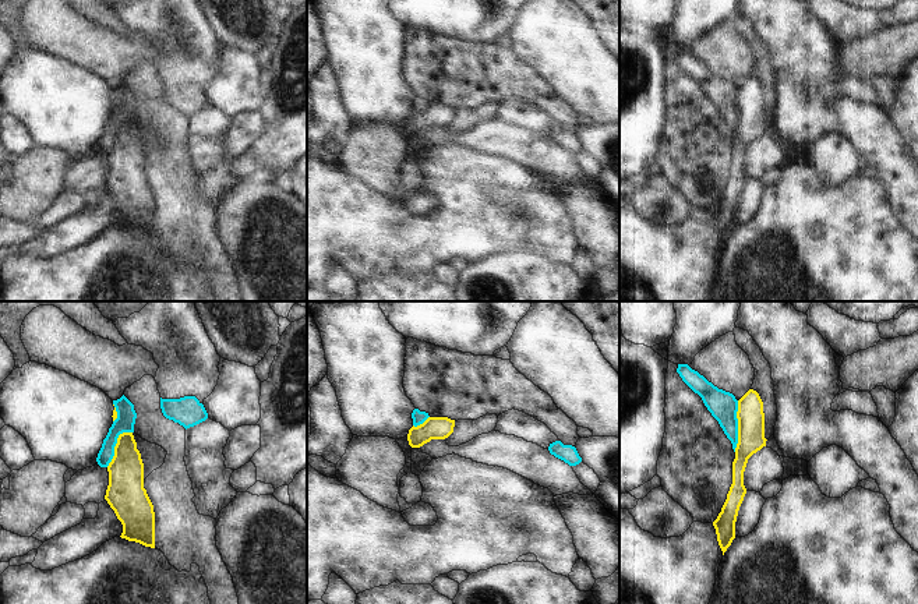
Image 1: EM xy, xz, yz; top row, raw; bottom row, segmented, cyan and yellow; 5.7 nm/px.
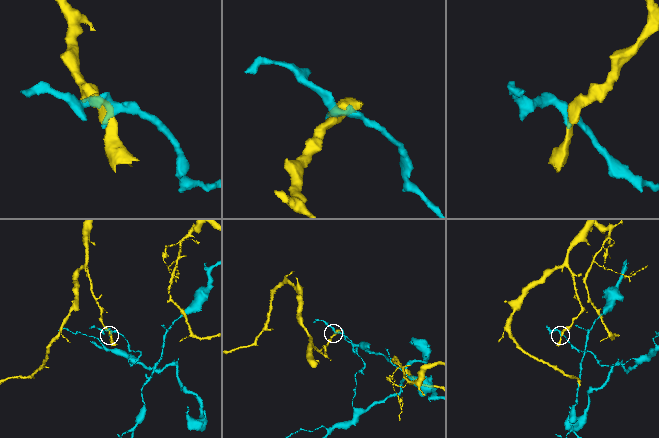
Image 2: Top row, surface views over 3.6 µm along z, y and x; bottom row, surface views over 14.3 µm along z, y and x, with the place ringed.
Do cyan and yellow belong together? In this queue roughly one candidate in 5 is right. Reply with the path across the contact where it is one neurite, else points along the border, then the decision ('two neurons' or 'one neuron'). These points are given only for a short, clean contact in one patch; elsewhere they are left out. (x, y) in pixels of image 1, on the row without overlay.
border along yz (738, 88), (737, 134), (734, 138); two neurons

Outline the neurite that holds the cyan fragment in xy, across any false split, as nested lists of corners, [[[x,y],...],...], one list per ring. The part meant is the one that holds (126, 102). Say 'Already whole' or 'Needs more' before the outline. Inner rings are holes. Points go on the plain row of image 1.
Already whole. [[[124,82],[120,86],[113,88],[113,92],[117,99],[117,106],[109,116],[109,120],[103,127],[102,135],[98,141],[96,149],[100,155],[107,155],[112,149],[119,123],[123,120],[134,120],[134,112],[137,106],[134,92]]]

